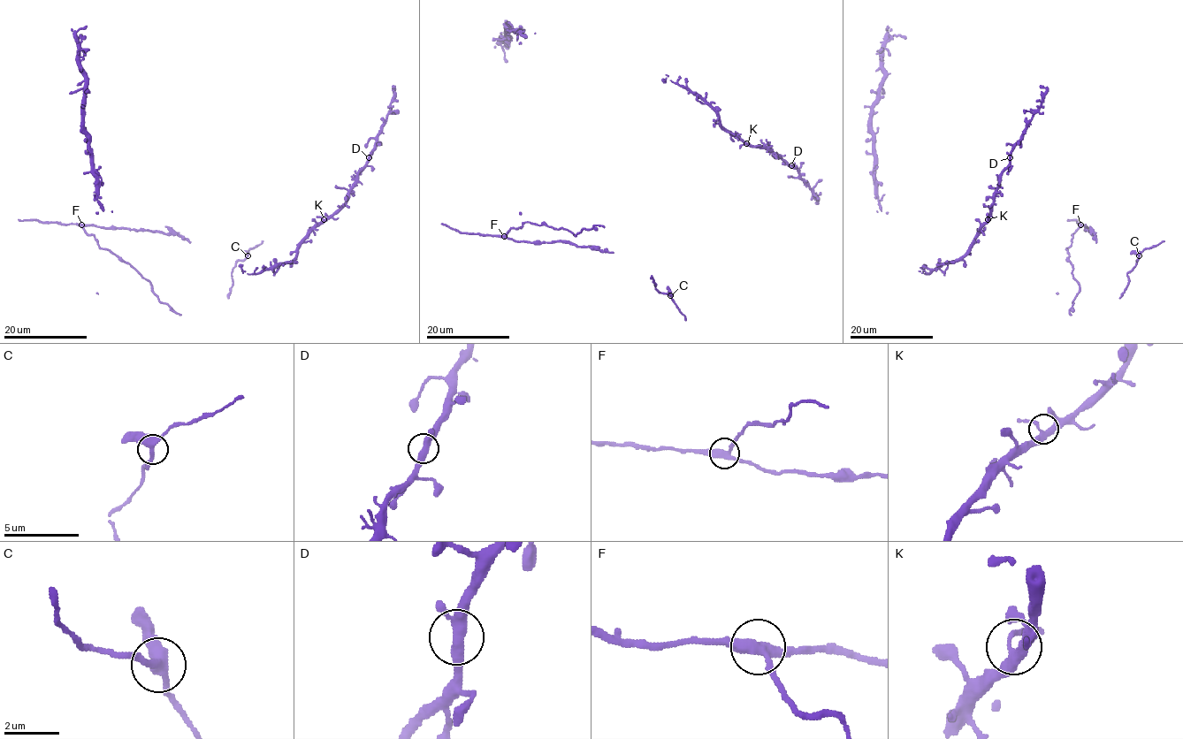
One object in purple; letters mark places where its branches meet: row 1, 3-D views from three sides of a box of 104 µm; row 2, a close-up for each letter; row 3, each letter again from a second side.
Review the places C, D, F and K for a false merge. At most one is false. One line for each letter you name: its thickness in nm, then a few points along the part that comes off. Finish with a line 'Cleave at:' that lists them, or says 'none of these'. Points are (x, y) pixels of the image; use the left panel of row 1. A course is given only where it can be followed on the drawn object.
F: 340 nm | (81, 224), (179, 233), (190, 243)
Cleave at: F

